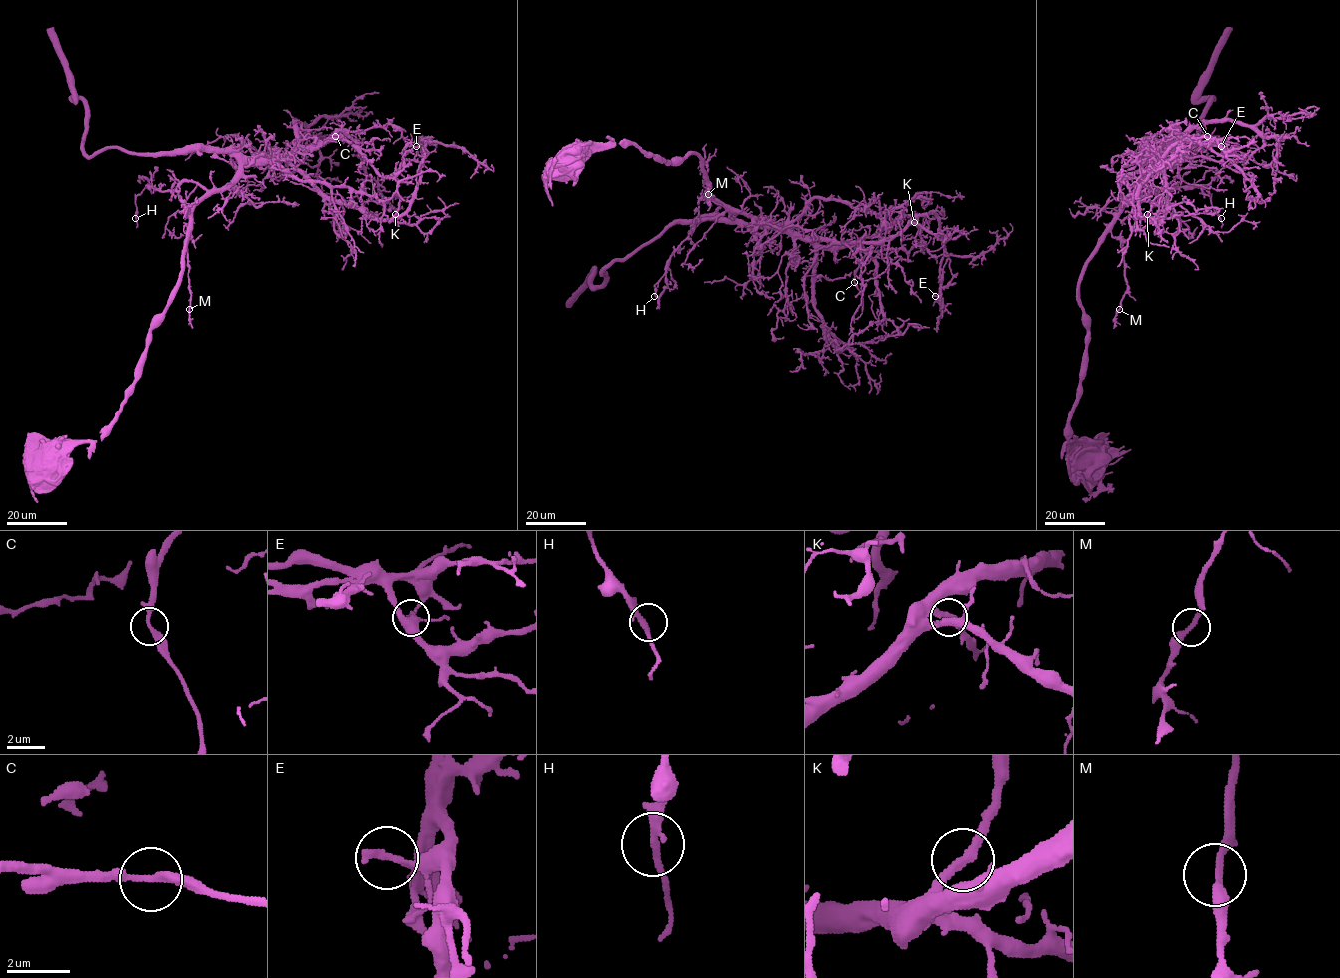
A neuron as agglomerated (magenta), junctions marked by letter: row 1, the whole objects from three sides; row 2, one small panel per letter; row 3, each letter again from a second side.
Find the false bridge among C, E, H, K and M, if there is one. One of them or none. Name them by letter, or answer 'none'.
E

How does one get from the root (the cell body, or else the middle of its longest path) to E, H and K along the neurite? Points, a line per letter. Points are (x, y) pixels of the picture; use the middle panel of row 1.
E: (566, 166), (616, 144), (695, 154), (720, 202), (808, 240), (882, 242), (933, 213), (935, 296)
H: (566, 166), (616, 144), (667, 162), (701, 159), (725, 211), (695, 225), (654, 296)
K: (566, 166), (616, 144), (667, 162), (695, 154), (720, 202), (808, 240), (882, 242), (914, 222)

